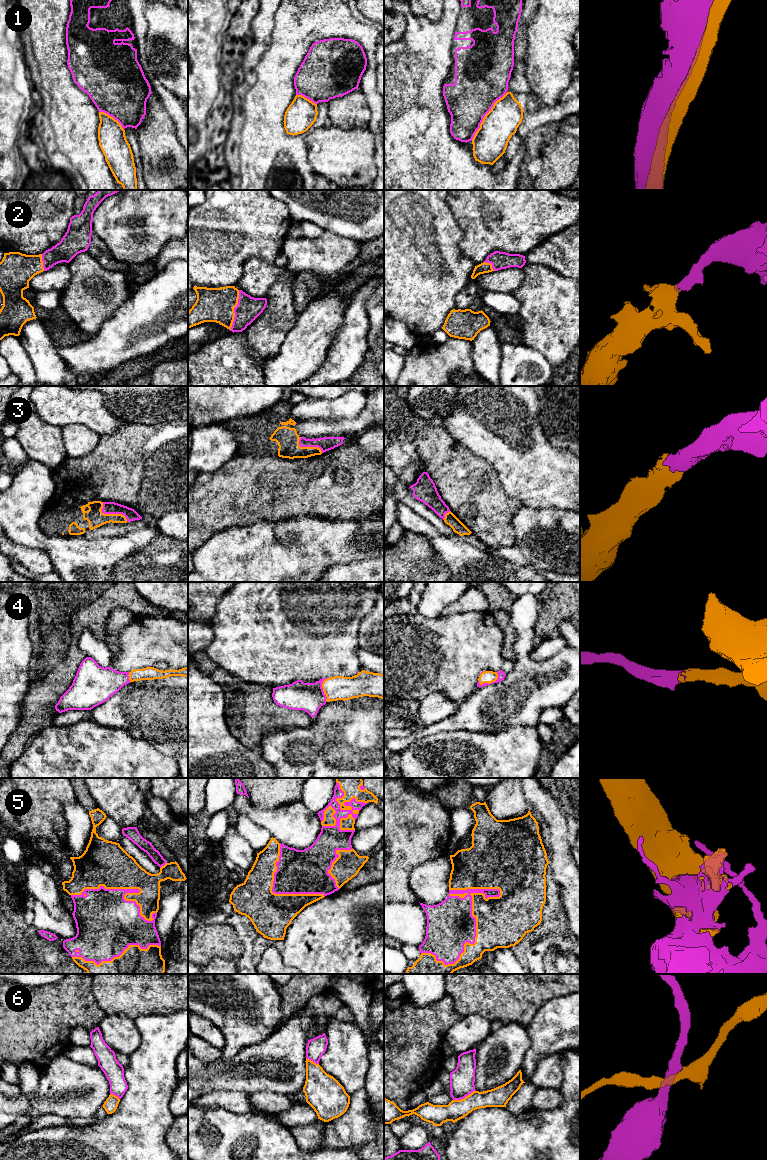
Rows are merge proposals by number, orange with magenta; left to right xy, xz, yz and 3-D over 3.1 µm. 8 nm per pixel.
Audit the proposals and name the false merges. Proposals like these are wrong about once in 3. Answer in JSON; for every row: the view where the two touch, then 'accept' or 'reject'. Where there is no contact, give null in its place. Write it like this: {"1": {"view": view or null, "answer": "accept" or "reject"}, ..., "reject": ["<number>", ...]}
{"1": {"view": "yz", "answer": "reject"}, "2": {"view": "xz", "answer": "accept"}, "3": {"view": "xy", "answer": "accept"}, "4": {"view": "yz", "answer": "accept"}, "5": {"view": "yz", "answer": "accept"}, "6": {"view": "yz", "answer": "reject"}, "reject": ["1", "6"]}

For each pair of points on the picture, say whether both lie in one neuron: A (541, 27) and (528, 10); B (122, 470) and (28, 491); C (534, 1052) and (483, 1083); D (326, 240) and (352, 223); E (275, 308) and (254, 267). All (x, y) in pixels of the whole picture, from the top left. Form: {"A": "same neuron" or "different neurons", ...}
{"A": "different neurons", "B": "different neurons", "C": "different neurons", "D": "different neurons", "E": "same neuron"}

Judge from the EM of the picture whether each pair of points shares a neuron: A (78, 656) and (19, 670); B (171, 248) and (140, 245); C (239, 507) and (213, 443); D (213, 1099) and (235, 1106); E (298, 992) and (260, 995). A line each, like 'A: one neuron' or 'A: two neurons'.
A: two neurons
B: two neurons
C: two neurons
D: one neuron
E: two neurons

